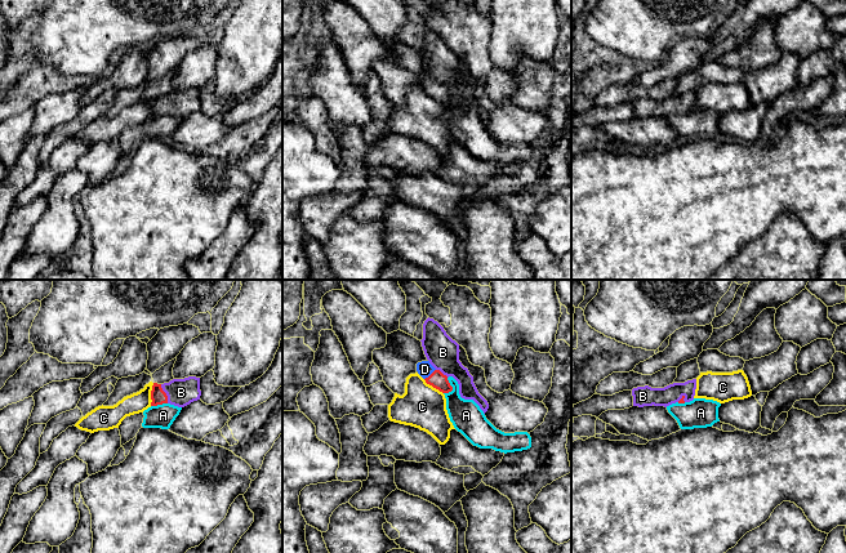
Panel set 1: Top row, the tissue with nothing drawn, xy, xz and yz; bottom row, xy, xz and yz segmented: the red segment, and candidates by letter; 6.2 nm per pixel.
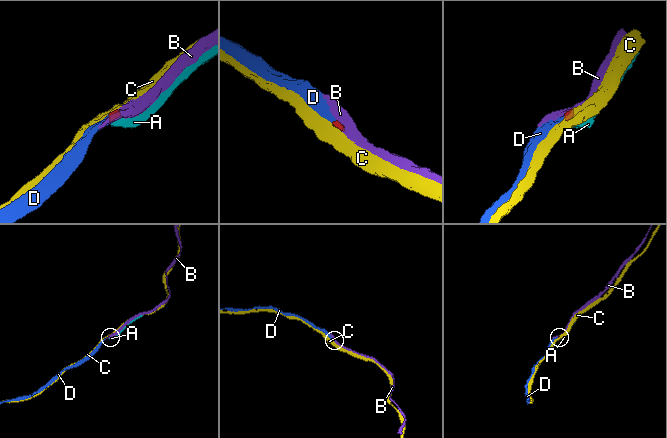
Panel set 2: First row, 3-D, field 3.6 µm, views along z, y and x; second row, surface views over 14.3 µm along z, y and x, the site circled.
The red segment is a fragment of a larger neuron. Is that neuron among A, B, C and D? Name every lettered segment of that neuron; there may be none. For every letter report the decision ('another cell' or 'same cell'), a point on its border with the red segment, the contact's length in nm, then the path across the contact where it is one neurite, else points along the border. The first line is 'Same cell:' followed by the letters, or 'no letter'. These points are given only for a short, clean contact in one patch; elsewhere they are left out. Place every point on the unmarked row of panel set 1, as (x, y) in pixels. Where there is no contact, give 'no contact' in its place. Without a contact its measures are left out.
Same cell: B, D
A: another cell; contact xz (452, 99); length 110 nm; border xz (446, 89), (452, 101), (444, 105)
B: same cell; contact xy (165, 105); length 130 nm
C: another cell; contact xy (151, 106); length 150 nm; border xy (154, 94), (150, 116)
D: same cell; contact xz (431, 85); length 100 nm

